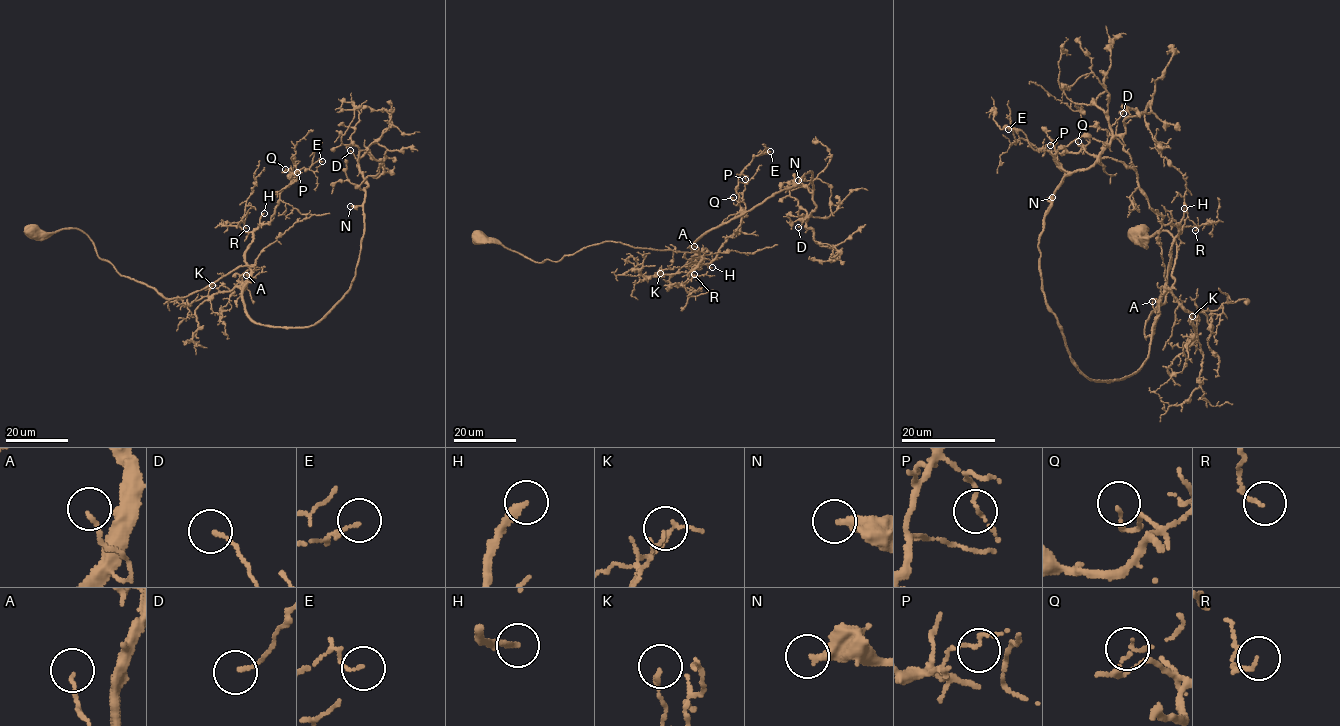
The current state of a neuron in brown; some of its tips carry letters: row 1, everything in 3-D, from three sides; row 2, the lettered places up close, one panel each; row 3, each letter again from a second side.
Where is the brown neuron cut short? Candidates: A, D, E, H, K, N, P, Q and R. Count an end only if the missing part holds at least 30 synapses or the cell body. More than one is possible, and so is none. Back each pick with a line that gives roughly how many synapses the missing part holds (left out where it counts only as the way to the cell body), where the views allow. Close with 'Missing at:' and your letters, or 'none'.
H: 35 syn
Missing at: H

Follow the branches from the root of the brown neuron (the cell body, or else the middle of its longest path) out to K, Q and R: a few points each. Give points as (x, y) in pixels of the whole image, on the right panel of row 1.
K: (1138, 236), (1166, 231), (1176, 243), (1175, 283), (1144, 335), (1160, 288), (1195, 333), (1192, 316)
Q: (1138, 236), (1166, 231), (1176, 243), (1175, 283), (1146, 336), (1178, 228), (1159, 219), (1132, 169), (1078, 141)
R: (1138, 236), (1166, 231), (1176, 243), (1175, 283), (1149, 316), (1146, 336), (1172, 241), (1188, 217), (1195, 230)

